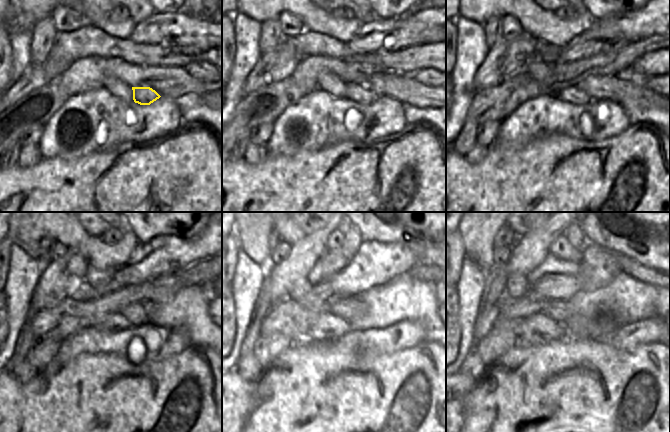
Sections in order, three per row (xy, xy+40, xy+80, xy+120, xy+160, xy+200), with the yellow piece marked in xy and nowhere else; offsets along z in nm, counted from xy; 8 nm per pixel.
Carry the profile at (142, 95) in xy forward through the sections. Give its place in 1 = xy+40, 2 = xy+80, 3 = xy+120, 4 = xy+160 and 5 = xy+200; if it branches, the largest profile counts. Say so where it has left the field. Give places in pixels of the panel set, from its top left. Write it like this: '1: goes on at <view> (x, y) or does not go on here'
1: goes on at xy+40 (356, 93)
2: goes on at xy+80 (574, 95)
3: goes on at xy+120 (116, 322)
4: goes on at xy+160 (327, 327)
5: goes on at xy+200 (537, 329)

